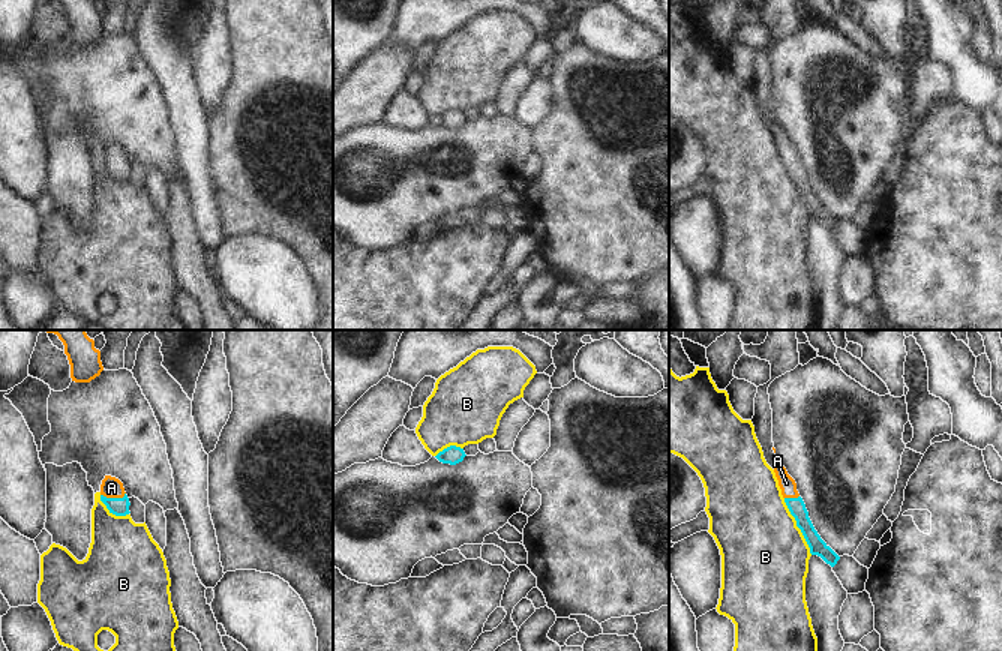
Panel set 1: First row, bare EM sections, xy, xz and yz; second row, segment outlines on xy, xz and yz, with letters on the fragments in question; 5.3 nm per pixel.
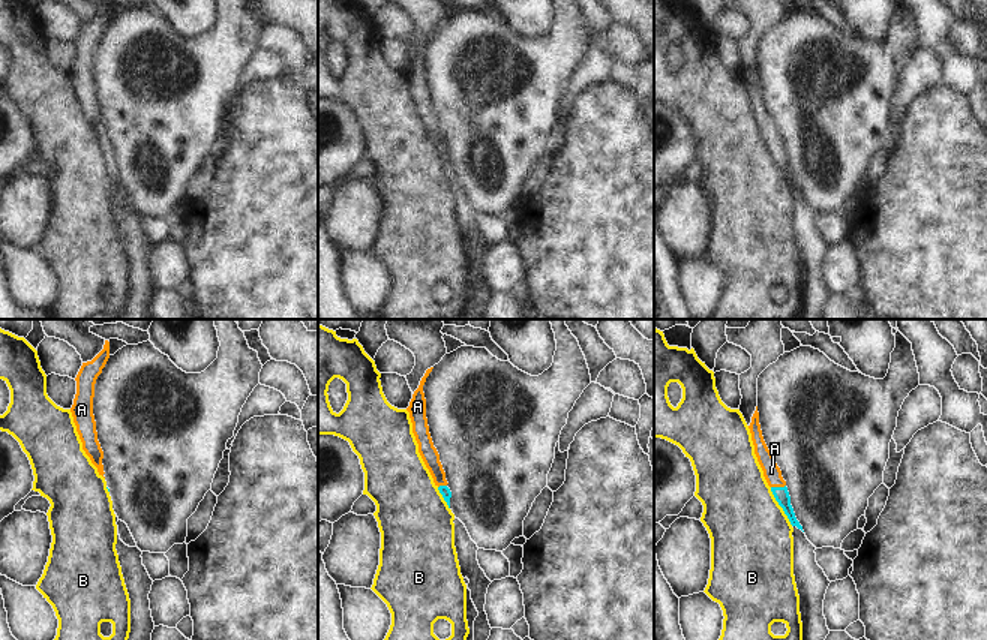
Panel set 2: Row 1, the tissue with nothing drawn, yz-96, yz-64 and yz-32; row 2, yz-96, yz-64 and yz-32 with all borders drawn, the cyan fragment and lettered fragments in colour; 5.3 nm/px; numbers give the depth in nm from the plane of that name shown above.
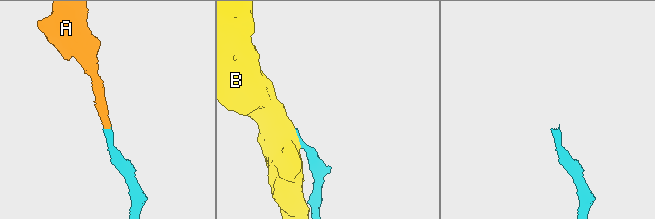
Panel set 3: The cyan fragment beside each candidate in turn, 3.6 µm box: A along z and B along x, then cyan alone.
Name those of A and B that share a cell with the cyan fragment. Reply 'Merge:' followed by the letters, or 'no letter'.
Merge: A

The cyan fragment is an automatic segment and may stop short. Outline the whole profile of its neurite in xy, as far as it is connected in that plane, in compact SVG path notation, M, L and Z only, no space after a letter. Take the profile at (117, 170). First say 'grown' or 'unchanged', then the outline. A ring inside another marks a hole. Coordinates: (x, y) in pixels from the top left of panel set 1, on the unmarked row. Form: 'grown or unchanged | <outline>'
grown | M105 140L100 148L100 165L106 170L110 177L116 180L129 178L129 162L124 156L123 147L111 140Z

